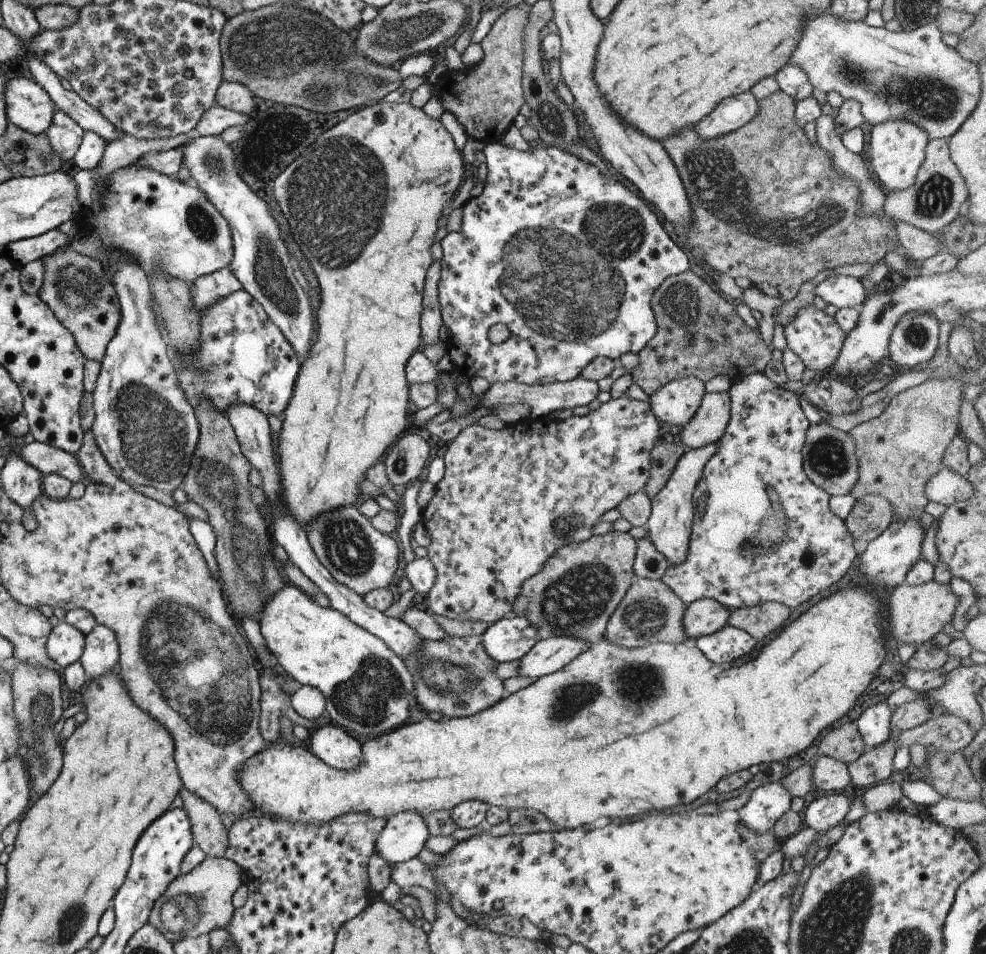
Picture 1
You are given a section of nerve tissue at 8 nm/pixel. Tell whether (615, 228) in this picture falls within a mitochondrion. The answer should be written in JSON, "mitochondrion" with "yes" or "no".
{"mitochondrion":"yes"}

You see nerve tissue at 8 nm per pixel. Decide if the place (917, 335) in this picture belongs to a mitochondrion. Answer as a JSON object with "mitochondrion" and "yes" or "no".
{"mitochondrion":"yes"}

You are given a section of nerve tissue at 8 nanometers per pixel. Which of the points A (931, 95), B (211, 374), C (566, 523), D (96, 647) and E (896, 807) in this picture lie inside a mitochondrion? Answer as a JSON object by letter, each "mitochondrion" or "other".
{"A":"mitochondrion","B":"mitochondrion","C":"mitochondrion","D":"other","E":"other"}

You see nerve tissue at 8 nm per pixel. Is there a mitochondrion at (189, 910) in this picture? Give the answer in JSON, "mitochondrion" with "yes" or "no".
{"mitochondrion":"yes"}

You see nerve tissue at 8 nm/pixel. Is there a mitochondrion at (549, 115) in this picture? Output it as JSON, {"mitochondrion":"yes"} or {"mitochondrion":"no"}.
{"mitochondrion":"yes"}

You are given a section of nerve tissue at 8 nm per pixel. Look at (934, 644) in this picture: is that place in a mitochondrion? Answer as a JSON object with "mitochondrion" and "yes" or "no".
{"mitochondrion":"no"}

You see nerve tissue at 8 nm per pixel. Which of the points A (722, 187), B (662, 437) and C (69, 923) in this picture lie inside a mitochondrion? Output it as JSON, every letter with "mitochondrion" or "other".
{"A":"mitochondrion","B":"other","C":"mitochondrion"}

